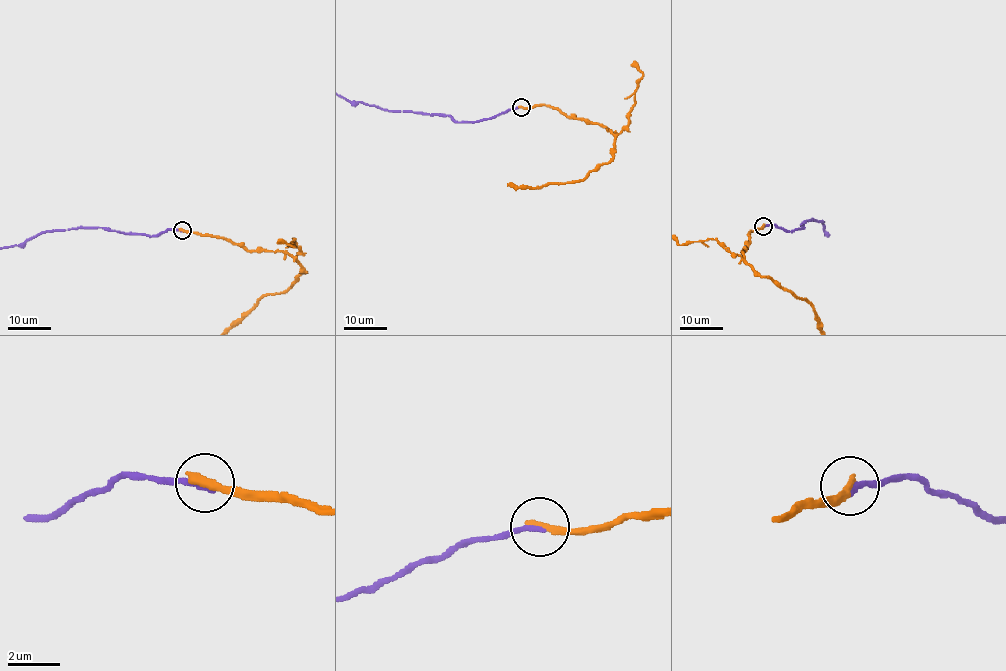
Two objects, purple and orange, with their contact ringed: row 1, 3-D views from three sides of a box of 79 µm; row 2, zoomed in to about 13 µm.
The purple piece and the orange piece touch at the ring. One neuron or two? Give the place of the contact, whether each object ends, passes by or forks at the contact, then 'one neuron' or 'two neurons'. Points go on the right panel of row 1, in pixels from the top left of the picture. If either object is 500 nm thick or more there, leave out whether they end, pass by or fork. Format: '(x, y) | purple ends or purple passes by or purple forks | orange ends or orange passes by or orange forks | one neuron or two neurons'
(763, 226) | purple ends | orange ends | two neurons

